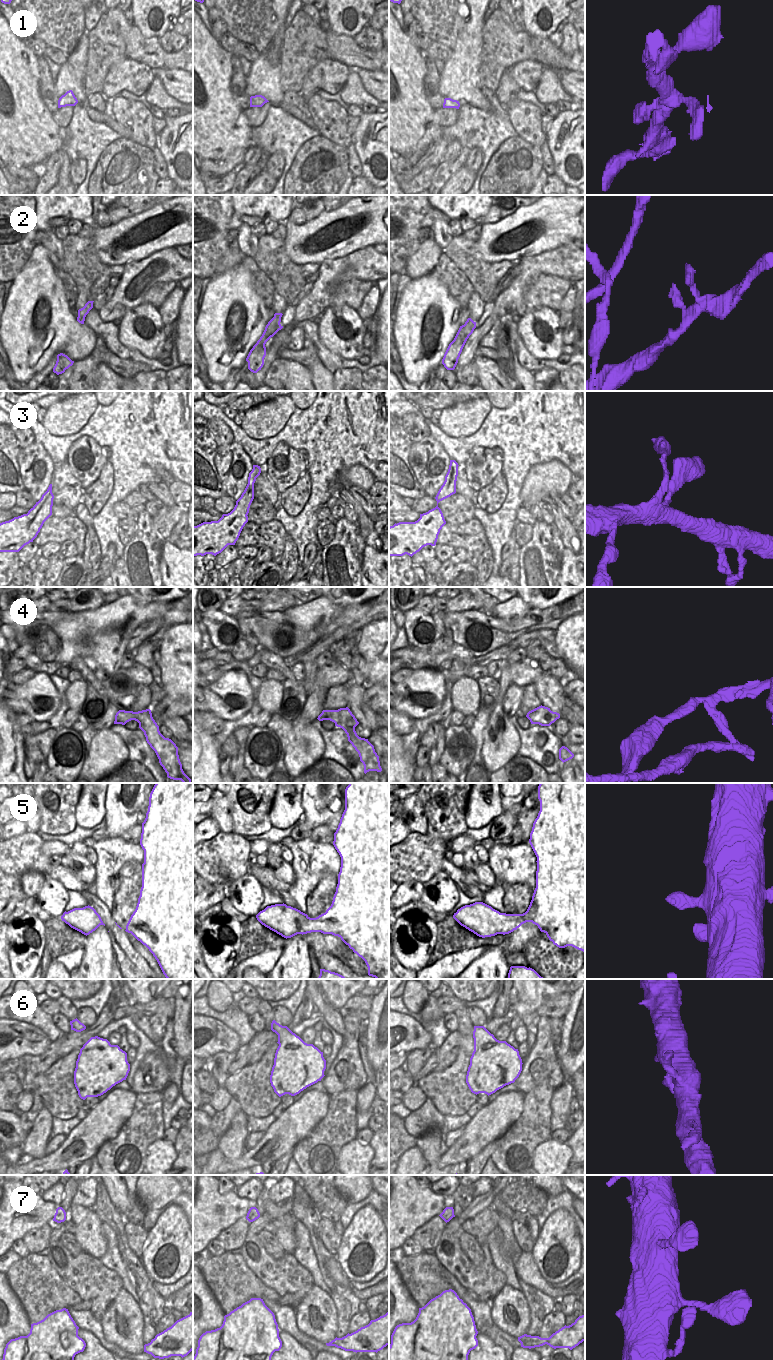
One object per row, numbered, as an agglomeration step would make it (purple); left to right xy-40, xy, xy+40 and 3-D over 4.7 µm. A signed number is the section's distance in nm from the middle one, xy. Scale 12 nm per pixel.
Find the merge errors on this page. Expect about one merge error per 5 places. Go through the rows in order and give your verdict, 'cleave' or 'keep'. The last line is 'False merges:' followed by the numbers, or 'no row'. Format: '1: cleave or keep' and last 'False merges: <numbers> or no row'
1: keep
2: keep
3: cleave
4: cleave
5: keep
6: keep
7: keep
False merges: 3, 4

